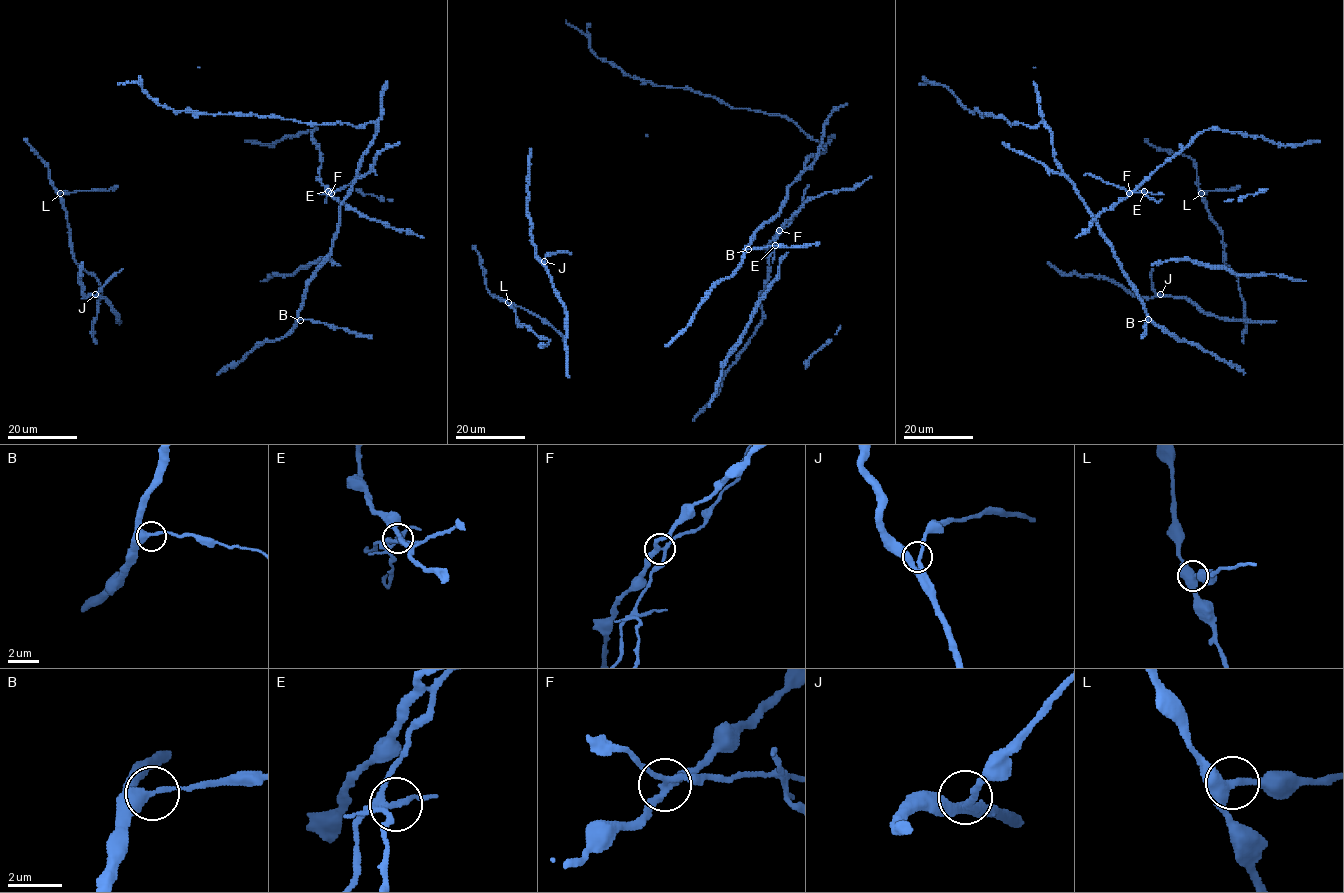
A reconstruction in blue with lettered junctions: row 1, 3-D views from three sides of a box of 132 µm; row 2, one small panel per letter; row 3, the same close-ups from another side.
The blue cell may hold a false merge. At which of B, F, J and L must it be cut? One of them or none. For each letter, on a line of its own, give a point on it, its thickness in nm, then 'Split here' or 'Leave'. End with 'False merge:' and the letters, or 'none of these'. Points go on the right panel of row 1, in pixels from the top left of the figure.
B: Place: (1148, 319). Thickness 320 nm. Leave
F: Place: (1129, 193). Thickness 260 nm. Split here
J: Place: (1160, 294). Thickness 280 nm. Leave
L: Place: (1201, 193). Thickness 340 nm. Leave
False merge: F

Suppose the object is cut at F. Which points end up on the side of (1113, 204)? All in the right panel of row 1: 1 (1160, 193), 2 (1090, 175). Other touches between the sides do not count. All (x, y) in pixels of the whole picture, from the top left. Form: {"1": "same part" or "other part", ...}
{"1": "other part", "2": "other part"}

